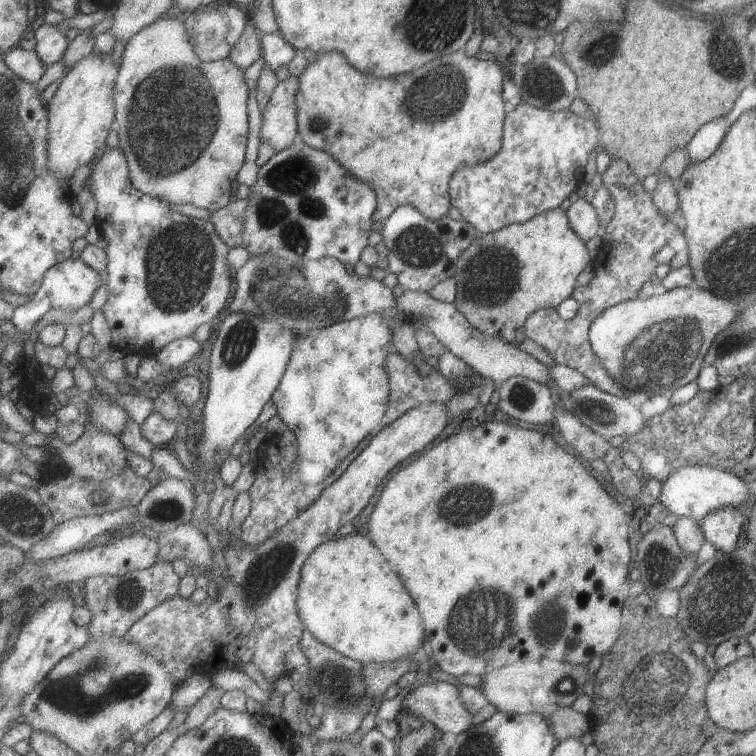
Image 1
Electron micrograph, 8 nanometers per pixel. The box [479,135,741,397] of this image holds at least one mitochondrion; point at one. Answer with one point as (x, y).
(663, 353)

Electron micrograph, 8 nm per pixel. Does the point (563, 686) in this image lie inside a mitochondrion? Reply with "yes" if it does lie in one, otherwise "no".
yes

